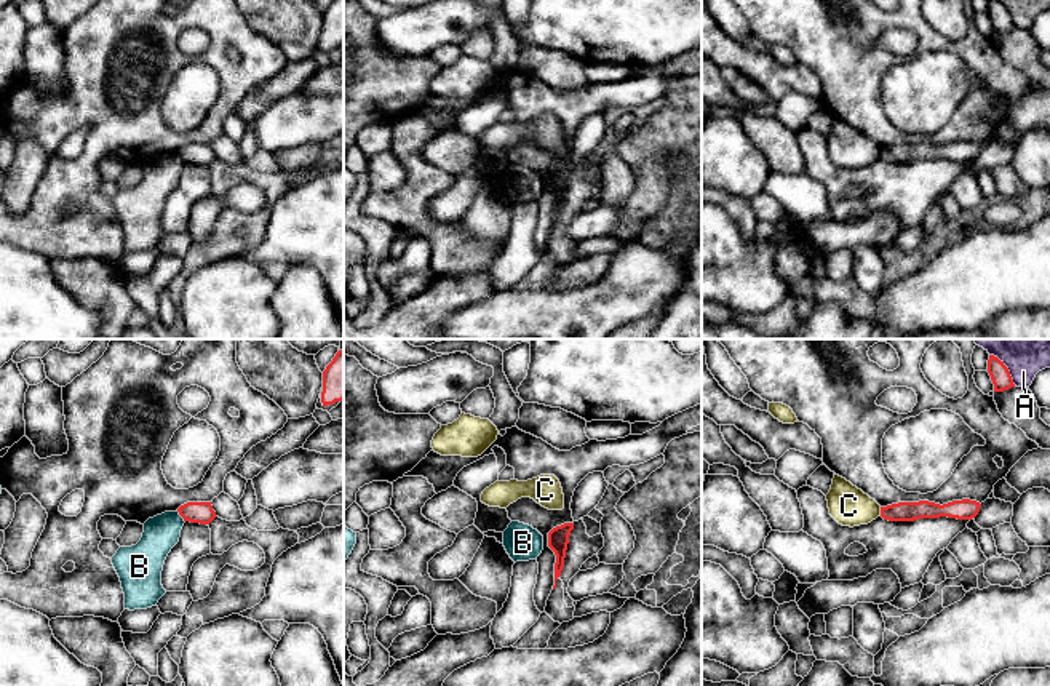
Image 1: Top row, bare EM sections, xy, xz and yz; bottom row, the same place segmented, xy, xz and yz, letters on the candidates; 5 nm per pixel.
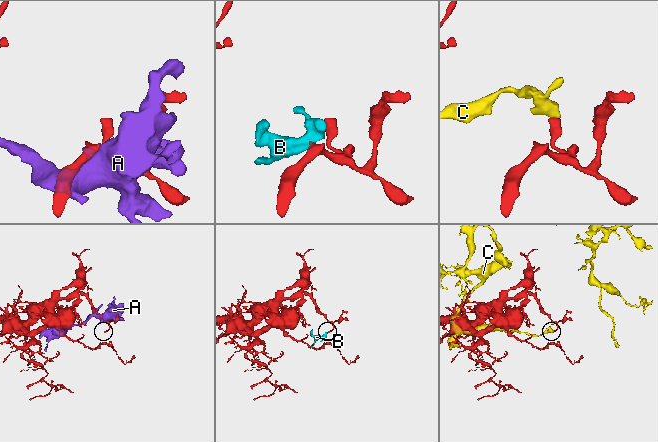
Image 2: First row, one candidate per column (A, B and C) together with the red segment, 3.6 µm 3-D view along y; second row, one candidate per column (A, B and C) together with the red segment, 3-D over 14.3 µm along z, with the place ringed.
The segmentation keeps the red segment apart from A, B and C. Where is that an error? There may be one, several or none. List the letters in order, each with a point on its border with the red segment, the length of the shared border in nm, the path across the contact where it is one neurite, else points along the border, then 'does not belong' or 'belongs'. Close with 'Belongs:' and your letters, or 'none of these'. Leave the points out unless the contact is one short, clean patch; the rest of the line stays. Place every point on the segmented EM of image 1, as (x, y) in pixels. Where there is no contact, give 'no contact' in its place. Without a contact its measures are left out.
A: contact yz (1007, 368); length 200 nm; does not belong
B: contact xy (181, 515); length 80 nm; border xy (176, 510), (184, 522); does not belong
C: contact yz (881, 512); length 50 nm; border yz (879, 507), (881, 515); does not belong
Belongs: none of these

